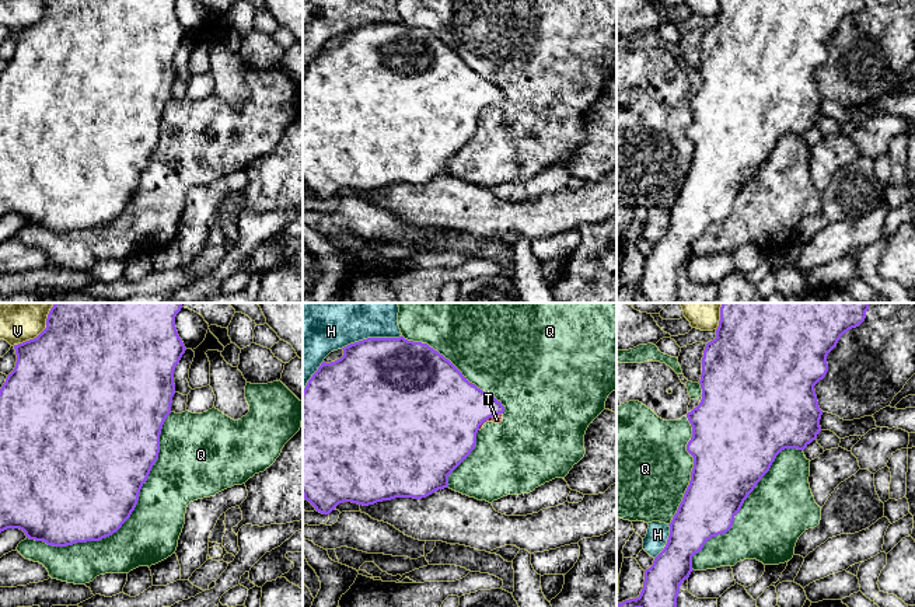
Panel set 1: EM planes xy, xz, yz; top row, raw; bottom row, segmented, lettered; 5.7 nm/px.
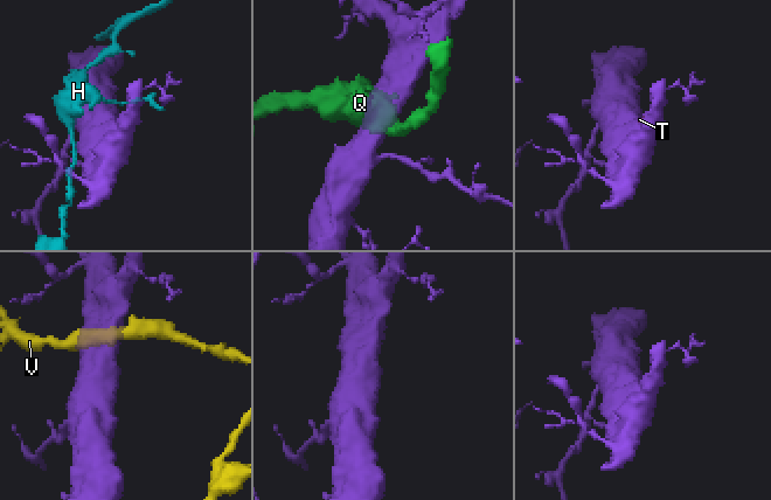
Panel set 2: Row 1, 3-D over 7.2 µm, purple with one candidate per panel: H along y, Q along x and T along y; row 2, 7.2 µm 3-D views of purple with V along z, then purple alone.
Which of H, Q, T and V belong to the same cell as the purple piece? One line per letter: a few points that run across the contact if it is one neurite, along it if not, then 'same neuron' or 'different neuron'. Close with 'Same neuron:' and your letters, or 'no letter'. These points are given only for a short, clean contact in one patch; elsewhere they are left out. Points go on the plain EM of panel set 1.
H: different neuron
Q: different neuron
T: different neuron
V: different neuron
Same neuron: no letter

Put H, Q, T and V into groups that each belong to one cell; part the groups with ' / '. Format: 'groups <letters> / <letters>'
groups H / Q T / V

